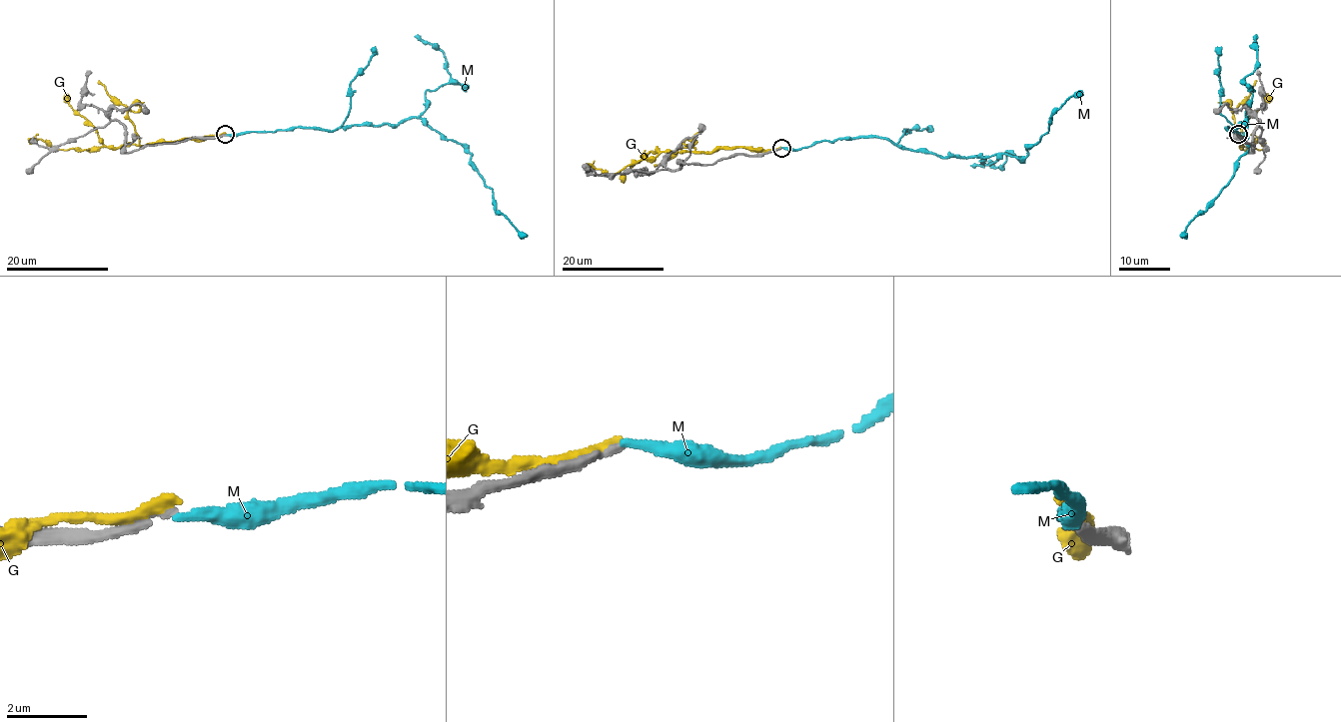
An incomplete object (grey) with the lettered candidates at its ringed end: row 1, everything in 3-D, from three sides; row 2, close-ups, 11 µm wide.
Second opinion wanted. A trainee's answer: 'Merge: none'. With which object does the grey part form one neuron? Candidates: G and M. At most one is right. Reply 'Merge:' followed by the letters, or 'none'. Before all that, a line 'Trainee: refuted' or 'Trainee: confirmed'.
Trainee: confirmed
Merge: none

